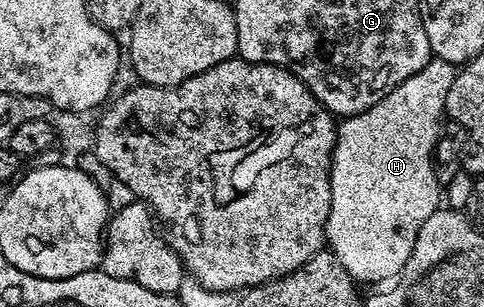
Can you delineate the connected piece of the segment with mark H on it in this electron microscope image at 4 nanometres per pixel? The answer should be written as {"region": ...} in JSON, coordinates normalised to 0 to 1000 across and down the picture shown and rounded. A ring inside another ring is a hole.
{"region":[[[897,186],[777,349],[717,381],[696,410],[674,779],[680,821],[702,844],[733,919],[812,919],[860,805],[868,739],[909,678],[907,632],[897,632],[909,616],[897,580],[897,469],[940,235],[940,212]]]}

